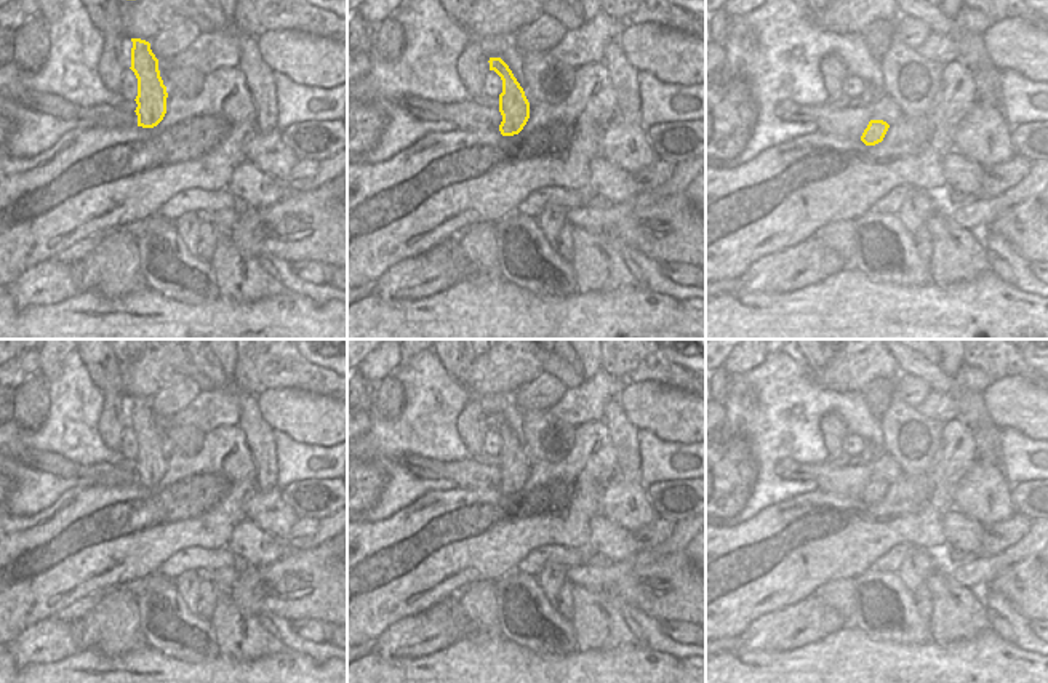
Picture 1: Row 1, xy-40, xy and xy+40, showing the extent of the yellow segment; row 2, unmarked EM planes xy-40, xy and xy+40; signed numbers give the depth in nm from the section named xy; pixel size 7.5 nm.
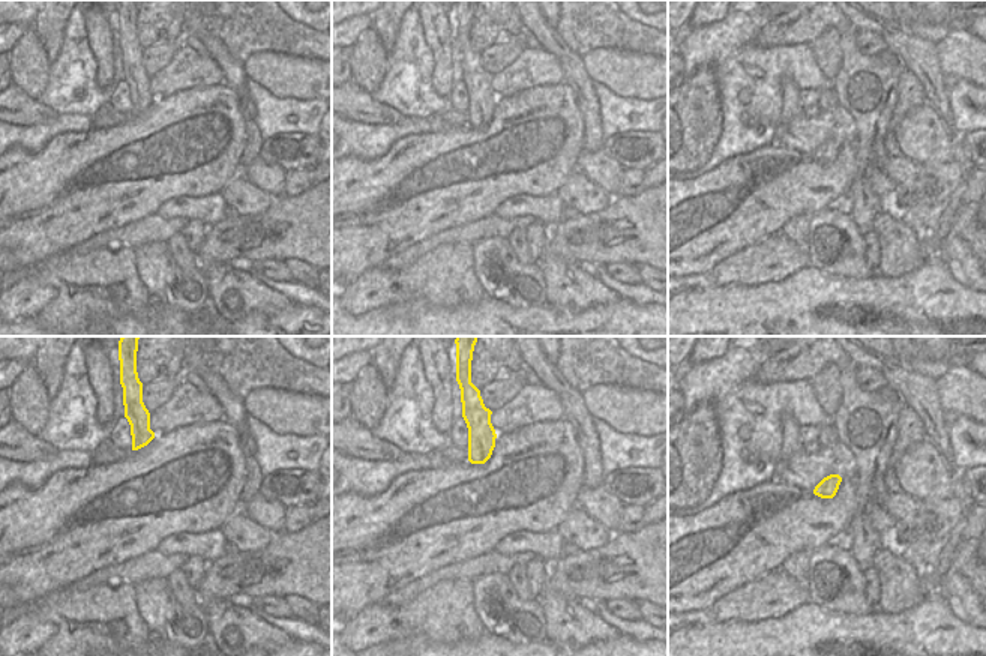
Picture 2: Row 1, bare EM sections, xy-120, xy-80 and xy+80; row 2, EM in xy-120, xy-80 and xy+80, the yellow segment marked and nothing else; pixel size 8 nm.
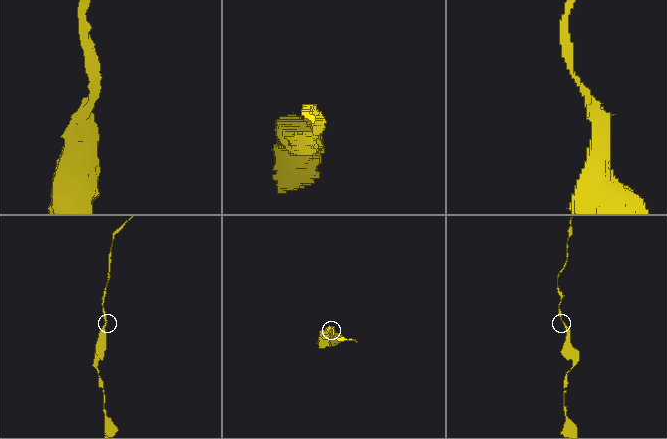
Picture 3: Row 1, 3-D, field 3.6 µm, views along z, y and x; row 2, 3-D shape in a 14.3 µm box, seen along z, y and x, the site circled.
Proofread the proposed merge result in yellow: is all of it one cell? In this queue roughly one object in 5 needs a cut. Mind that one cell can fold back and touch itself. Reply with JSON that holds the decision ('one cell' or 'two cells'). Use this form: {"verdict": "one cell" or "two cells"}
{"verdict": "one cell"}

